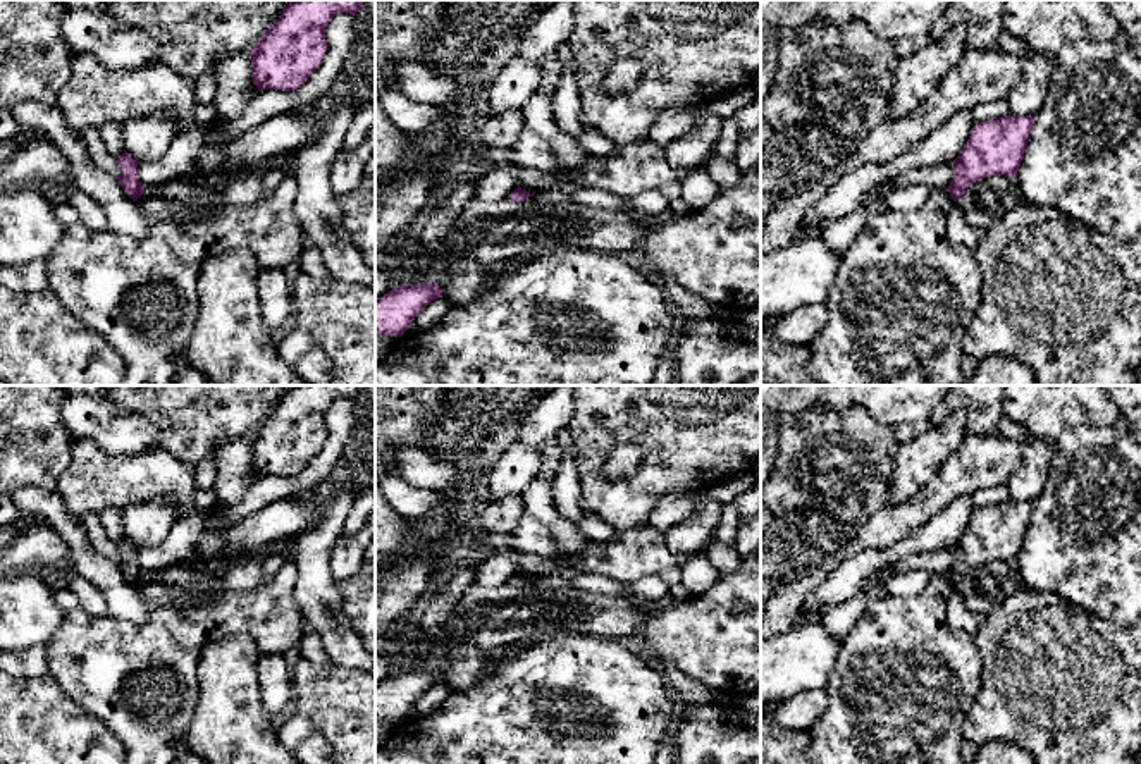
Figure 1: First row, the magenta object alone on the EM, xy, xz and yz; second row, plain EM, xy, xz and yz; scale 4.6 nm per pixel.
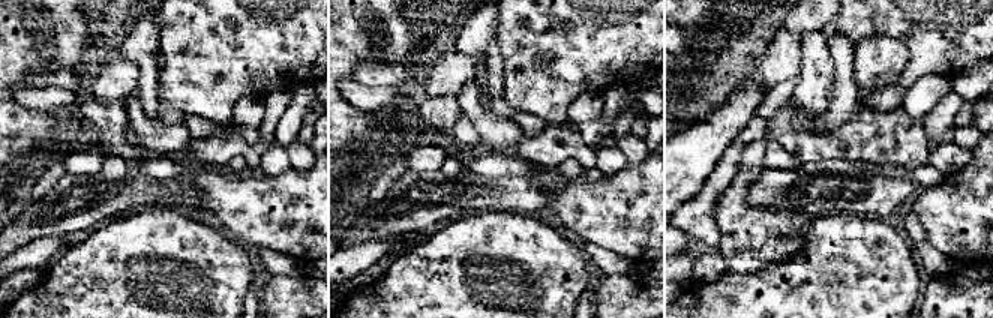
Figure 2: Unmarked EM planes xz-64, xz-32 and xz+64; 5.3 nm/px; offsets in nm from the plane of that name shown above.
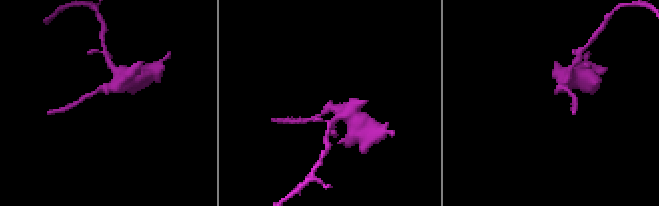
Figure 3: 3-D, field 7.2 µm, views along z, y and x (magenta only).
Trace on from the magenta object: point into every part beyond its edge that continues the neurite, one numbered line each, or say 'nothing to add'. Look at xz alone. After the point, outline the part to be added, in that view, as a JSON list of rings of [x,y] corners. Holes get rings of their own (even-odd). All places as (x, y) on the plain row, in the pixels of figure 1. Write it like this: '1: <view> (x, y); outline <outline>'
nothing to add

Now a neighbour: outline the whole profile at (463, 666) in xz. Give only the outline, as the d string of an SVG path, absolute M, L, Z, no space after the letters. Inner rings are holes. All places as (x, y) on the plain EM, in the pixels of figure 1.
M461 644L447 654L439 668L442 683L449 692L465 692L487 676L513 649L477 649Z

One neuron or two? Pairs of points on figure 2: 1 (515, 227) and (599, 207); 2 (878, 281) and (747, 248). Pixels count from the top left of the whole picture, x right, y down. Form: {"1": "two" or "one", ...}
{"1": "two", "2": "two"}

